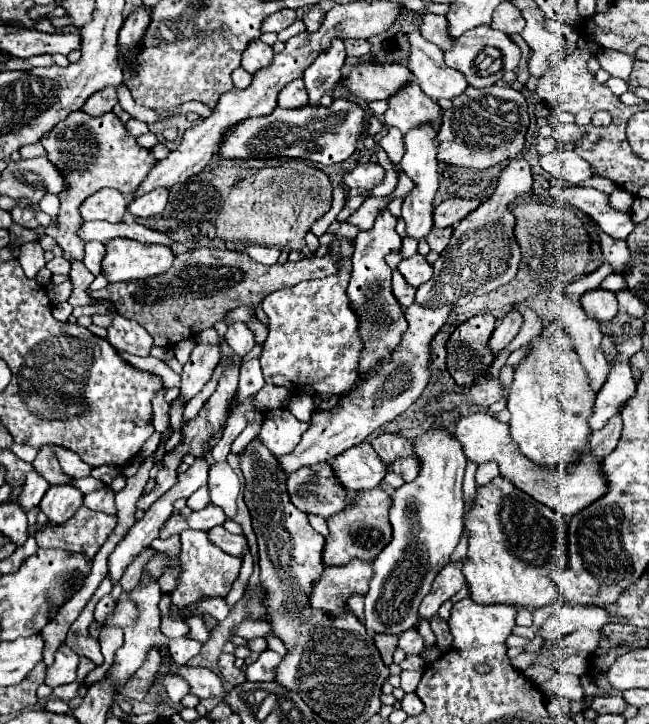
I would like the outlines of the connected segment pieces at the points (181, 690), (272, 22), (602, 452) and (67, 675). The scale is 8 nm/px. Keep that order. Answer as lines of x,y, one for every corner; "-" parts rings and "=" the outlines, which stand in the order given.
164,674
164,676
154,678
152,684
154,684
154,686
164,686
166,692
168,692
168,696
170,696
170,700
172,700
174,704
178,704
178,702
188,694
188,684
186,684
186,680
182,680
180,676
=
282,8
262,22
262,32
280,32
288,28
294,20
296,20
296,12
290,8
=
620,416
610,418
602,430
592,432
590,448
598,460
604,460
616,448
620,432
622,432
622,418
=
62,644
58,650
56,650
56,656
54,656
54,664
48,668
48,674
46,674
46,684
50,688
56,688
56,686
62,686
62,684
70,684
76,680
76,670
78,670
78,662
80,662
80,656
68,648
66,644

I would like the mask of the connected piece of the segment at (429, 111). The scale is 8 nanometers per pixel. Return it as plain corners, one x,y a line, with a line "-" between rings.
410,82
398,96
388,100
388,110
382,118
388,126
396,126
402,134
408,134
422,124
440,126
442,108
430,100
416,82

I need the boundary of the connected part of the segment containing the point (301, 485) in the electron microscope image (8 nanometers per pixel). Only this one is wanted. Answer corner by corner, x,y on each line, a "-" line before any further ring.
320,462
314,466
298,468
288,476
288,496
292,504
304,512
304,514
318,514
322,518
334,516
334,512
342,512
350,506
354,506
354,492
348,492
340,480
336,478
332,466
328,462

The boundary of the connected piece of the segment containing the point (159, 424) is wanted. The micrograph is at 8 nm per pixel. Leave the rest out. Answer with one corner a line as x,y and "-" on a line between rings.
164,390
154,398
154,428
156,432
166,432
170,430
170,404
164,400

